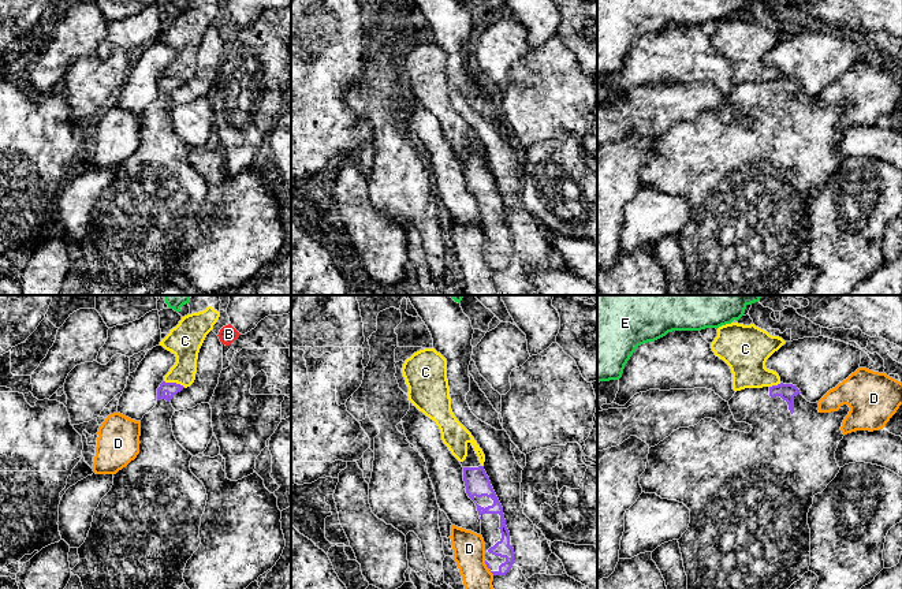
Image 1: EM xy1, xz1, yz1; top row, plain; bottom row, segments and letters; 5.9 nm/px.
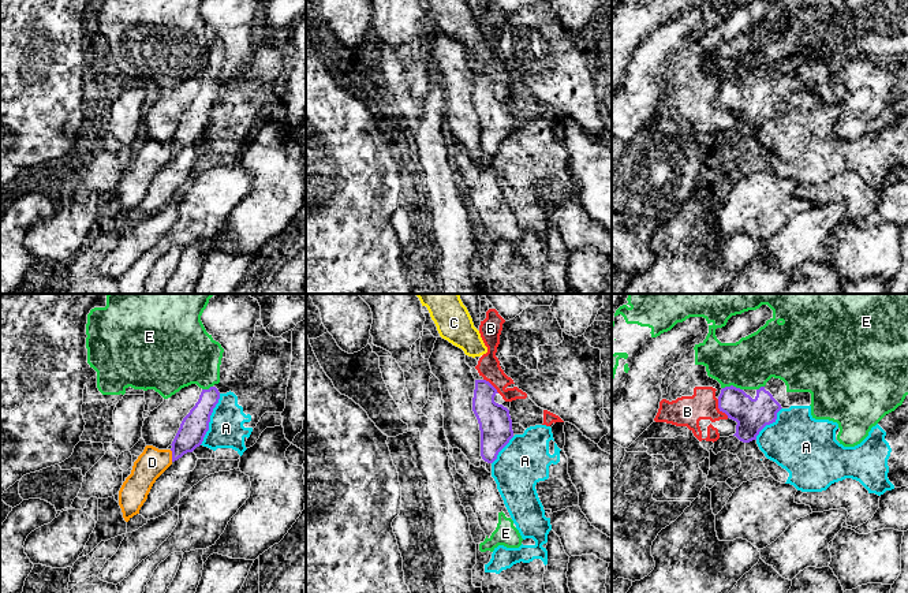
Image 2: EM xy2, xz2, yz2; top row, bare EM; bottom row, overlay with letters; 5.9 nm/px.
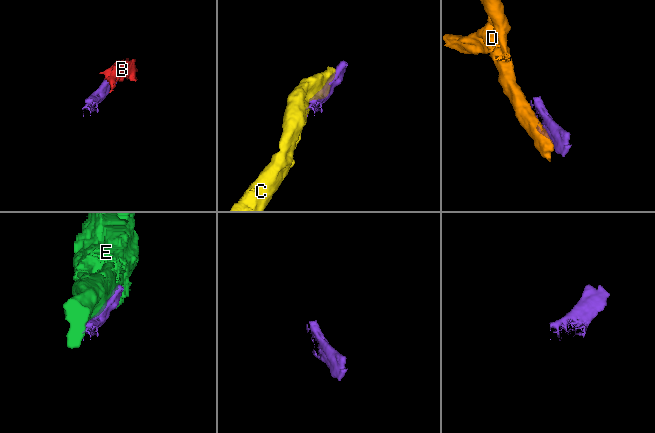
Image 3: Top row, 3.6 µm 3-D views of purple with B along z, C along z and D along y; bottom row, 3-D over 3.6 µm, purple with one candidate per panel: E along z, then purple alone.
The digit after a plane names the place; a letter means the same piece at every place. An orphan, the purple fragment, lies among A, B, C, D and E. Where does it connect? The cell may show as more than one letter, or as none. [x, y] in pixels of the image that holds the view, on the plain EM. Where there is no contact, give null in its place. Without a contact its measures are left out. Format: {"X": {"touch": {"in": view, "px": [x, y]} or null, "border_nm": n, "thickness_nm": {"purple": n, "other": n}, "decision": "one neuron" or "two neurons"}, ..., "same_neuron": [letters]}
{"A": {"touch": {"in": "xy2", "px": [209, 114]}, "border_nm": 320, "thickness_nm": {"purple": 160, "other": 200}, "decision": "two neurons"}, "B": {"touch": {"in": "yz2", "px": [720, 103]}, "border_nm": 130, "thickness_nm": {"purple": 190, "other": 180}, "decision": "two neurons"}, "C": {"touch": {"in": "xy1", "px": [175, 77]}, "border_nm": 130, "thickness_nm": {"purple": 80, "other": 190}, "decision": "two neurons"}, "D": {"touch": {"in": "xy2", "px": [172, 149]}, "border_nm": 70, "thickness_nm": {"purple": 160, "other": 170}, "decision": "two neurons"}, "E": {"touch": {"in": "yz2", "px": [732, 79]}, "border_nm": 120, "thickness_nm": {"purple": 190, "other": 300}, "decision": "two neurons"}, "same_neuron": []}

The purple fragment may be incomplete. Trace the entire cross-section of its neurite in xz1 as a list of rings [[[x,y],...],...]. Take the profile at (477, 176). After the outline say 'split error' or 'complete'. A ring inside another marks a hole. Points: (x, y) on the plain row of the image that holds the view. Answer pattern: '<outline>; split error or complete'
[[[467,137],[467,150],[461,156],[467,190],[476,197],[485,236],[485,258],[493,269],[506,269],[514,258],[514,242],[506,220],[503,201],[484,160]]]; split error

